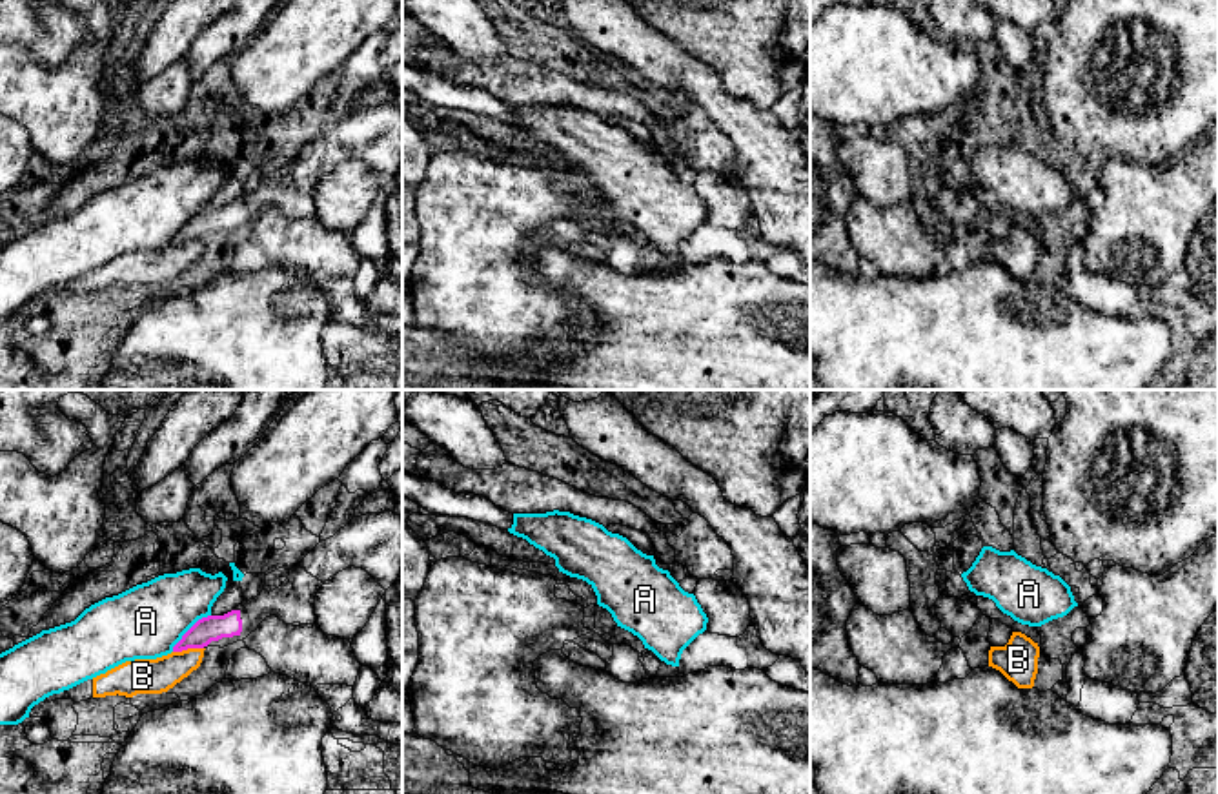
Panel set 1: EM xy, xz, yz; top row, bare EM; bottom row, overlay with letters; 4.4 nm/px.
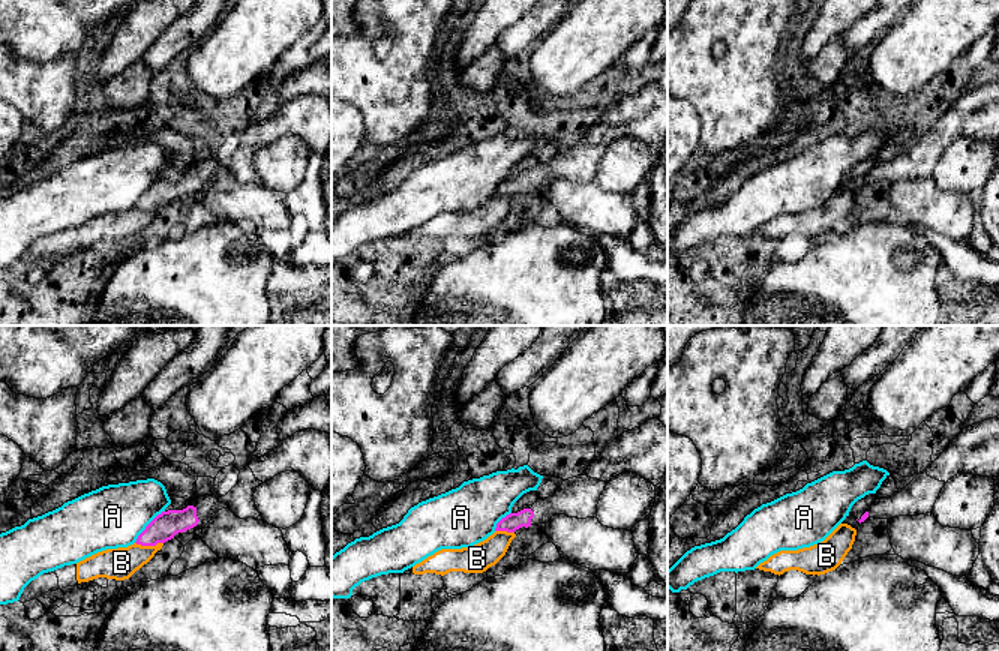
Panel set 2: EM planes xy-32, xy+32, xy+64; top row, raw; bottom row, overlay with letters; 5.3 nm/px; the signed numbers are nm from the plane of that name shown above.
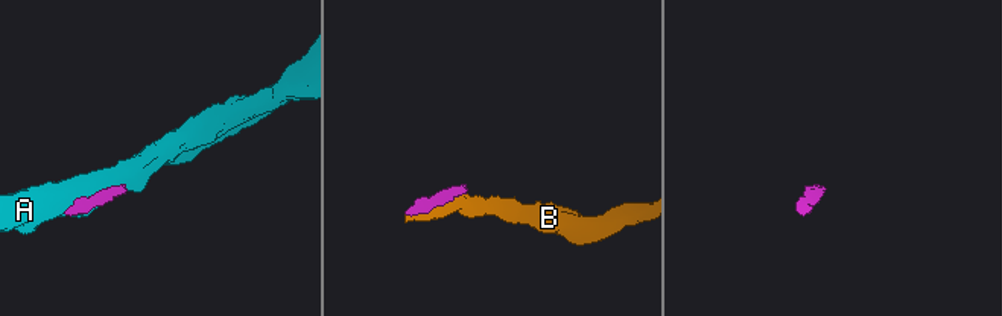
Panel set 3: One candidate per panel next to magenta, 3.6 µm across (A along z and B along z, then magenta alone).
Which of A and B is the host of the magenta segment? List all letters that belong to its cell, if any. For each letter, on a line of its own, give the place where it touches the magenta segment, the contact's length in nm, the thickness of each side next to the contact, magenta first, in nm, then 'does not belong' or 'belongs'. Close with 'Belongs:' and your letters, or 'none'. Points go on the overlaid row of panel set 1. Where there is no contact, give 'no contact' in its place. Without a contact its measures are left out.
A: xy (188, 631) | 240 nm | 110/320 nm | does not belong
B: xy (188, 647) | 140 nm | 110/160 nm | does not belong
Belongs: none

